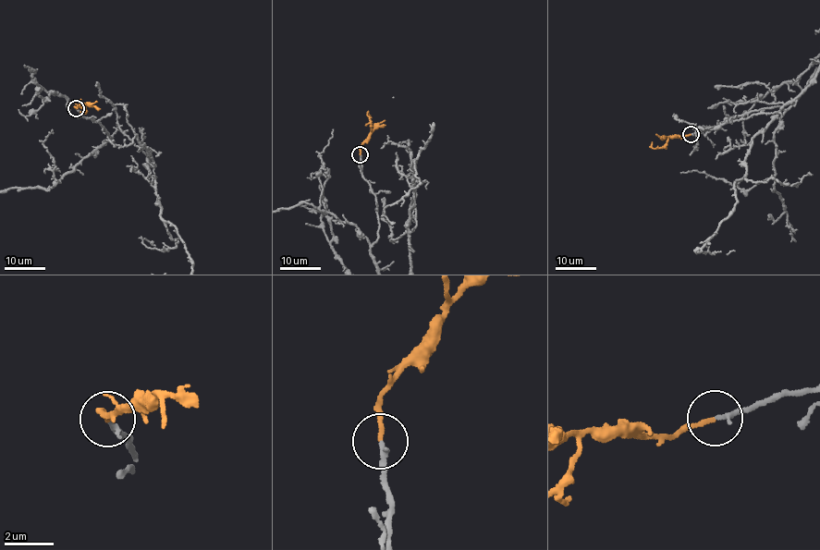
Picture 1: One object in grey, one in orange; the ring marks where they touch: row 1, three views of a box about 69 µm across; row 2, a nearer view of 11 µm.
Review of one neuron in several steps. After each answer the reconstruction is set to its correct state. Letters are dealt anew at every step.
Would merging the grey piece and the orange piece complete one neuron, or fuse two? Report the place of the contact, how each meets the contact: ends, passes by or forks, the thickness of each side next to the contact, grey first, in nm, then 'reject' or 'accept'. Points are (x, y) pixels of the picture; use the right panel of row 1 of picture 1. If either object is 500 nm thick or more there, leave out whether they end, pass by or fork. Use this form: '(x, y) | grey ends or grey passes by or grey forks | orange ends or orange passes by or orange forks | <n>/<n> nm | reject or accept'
(691, 134) | grey ends | orange ends | 200/180 nm | accept

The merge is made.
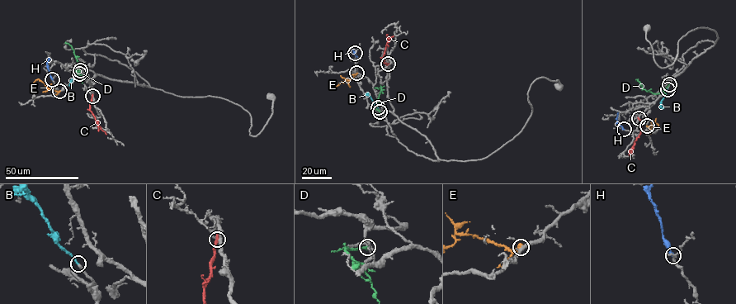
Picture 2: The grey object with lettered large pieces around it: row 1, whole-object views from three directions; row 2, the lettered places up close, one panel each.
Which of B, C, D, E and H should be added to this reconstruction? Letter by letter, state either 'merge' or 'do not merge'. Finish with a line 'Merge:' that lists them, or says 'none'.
B: merge
C: do not merge
D: do not merge
E: do not merge
H: do not merge
Merge: B

